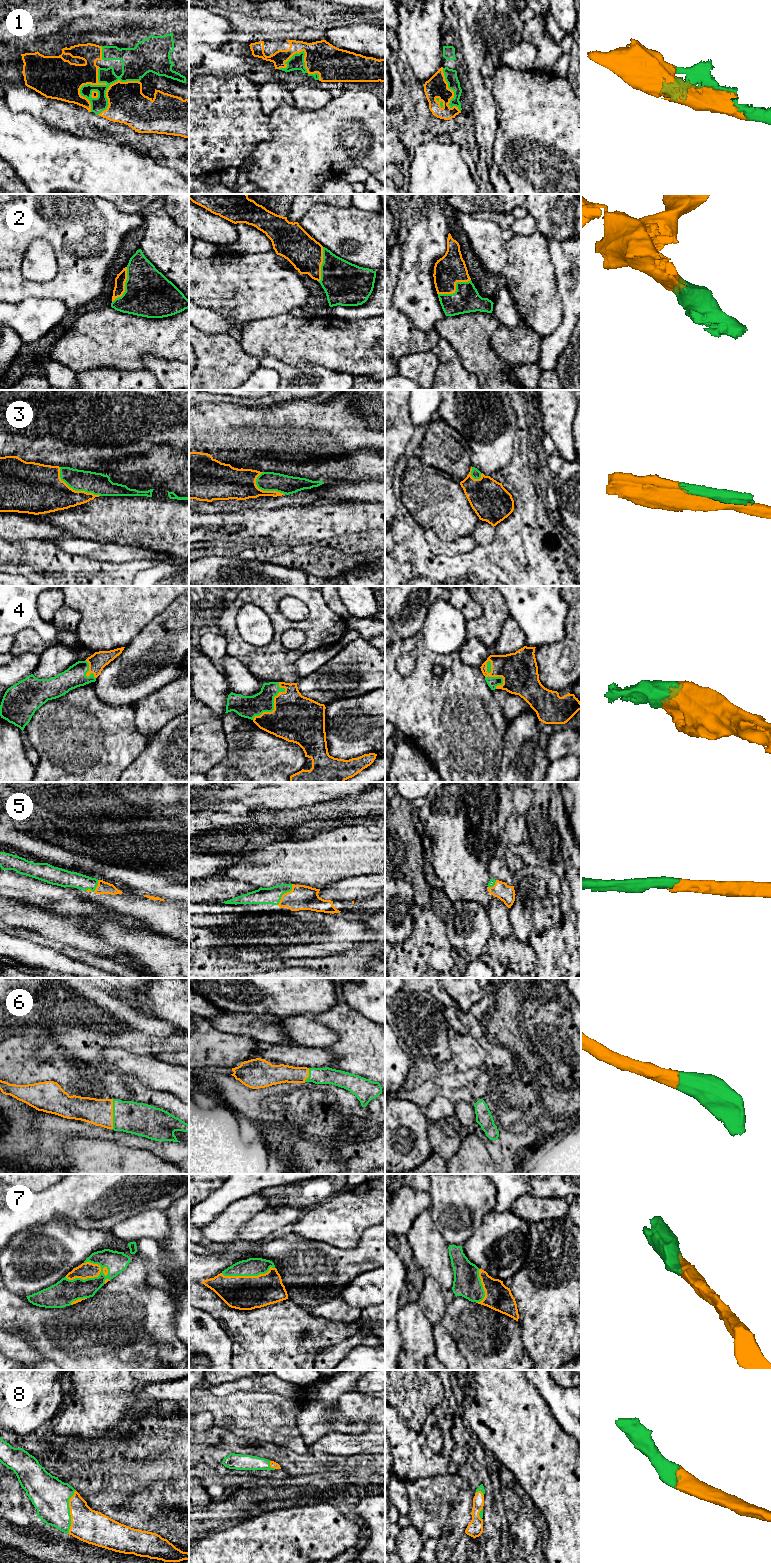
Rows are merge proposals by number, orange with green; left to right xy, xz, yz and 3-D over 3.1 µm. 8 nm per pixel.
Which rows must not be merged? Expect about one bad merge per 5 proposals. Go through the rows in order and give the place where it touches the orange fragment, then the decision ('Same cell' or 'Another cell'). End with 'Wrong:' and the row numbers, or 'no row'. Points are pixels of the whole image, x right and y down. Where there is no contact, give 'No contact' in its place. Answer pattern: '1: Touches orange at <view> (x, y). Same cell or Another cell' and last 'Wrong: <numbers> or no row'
1: Touches orange at xy (85, 84). Same cell
2: Touches orange at yz (455, 288). Same cell
3: Touches orange at xy (74, 490). Same cell
4: Touches orange at xz (274, 704). Same cell
5: Touches orange at xz (284, 893). Same cell
6: Touches orange at xy (112, 1114). Same cell
7: Touches orange at xy (87, 1277). Same cell
8: Touches orange at xy (70, 1512). Same cell
Wrong: no row

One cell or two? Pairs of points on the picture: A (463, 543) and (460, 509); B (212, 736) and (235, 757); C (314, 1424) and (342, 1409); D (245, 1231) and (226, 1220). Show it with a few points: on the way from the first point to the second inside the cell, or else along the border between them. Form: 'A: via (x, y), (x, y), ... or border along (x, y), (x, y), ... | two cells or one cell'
A: border along (470, 534), (451, 541), (443, 541), (438, 536) | two cells
B: border along (223, 726), (226, 739), (226, 755), (212, 767) | two cells
C: border along (340, 1395), (329, 1418), (343, 1417), (352, 1422) | two cells
D: border along (257, 1213), (239, 1228), (238, 1240) | two cells

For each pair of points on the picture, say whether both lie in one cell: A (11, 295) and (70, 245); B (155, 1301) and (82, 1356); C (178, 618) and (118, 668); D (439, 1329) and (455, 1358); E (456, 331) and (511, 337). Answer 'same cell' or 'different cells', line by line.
A: same cell
B: same cell
C: same cell
D: same cell
E: different cells

